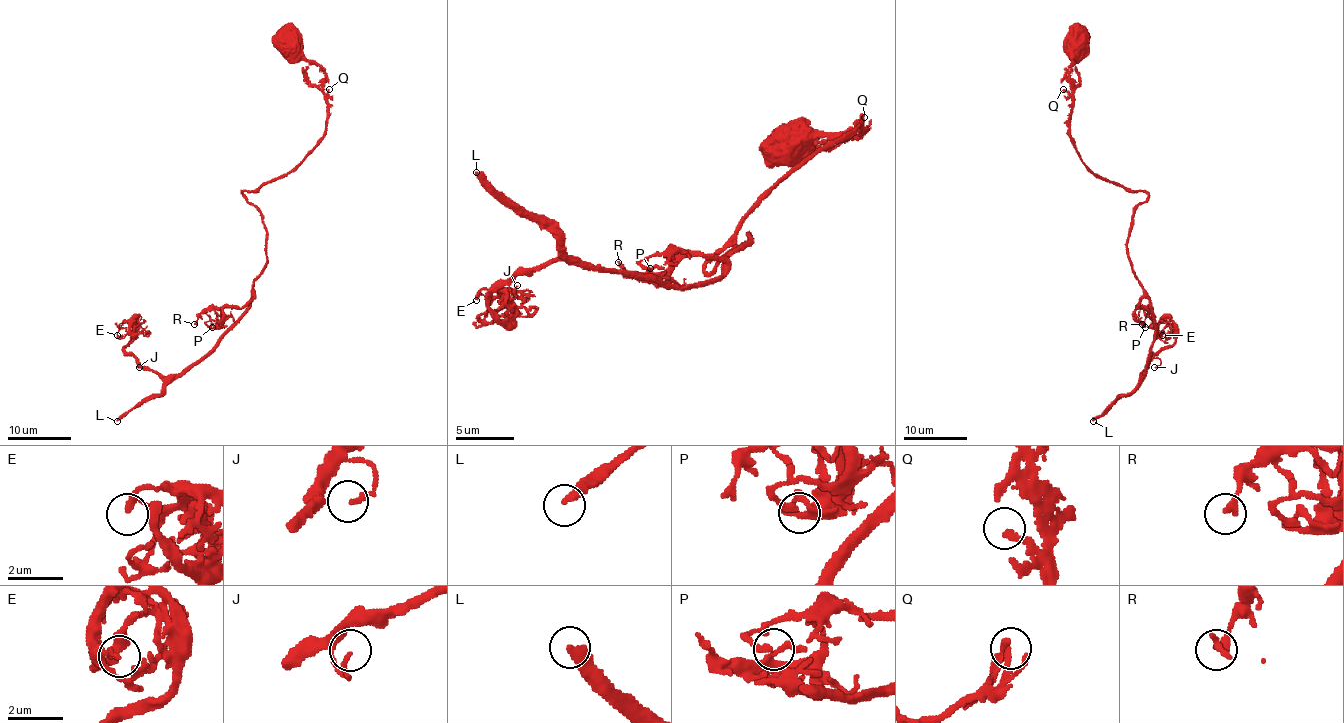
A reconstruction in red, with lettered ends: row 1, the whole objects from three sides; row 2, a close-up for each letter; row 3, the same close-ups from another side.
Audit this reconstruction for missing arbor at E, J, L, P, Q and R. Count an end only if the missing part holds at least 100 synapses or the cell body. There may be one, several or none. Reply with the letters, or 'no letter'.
L

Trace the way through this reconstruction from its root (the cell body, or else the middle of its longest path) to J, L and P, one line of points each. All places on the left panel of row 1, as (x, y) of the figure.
J: (286, 41), (324, 73), (326, 135), (242, 191), (265, 229), (250, 308), (178, 373), (139, 367)
L: (286, 41), (324, 73), (326, 135), (288, 172), (242, 191), (265, 229), (267, 263), (250, 308), (117, 421)
P: (286, 41), (324, 73), (326, 135), (288, 172), (242, 191), (261, 214), (267, 263), (253, 297), (212, 327)

